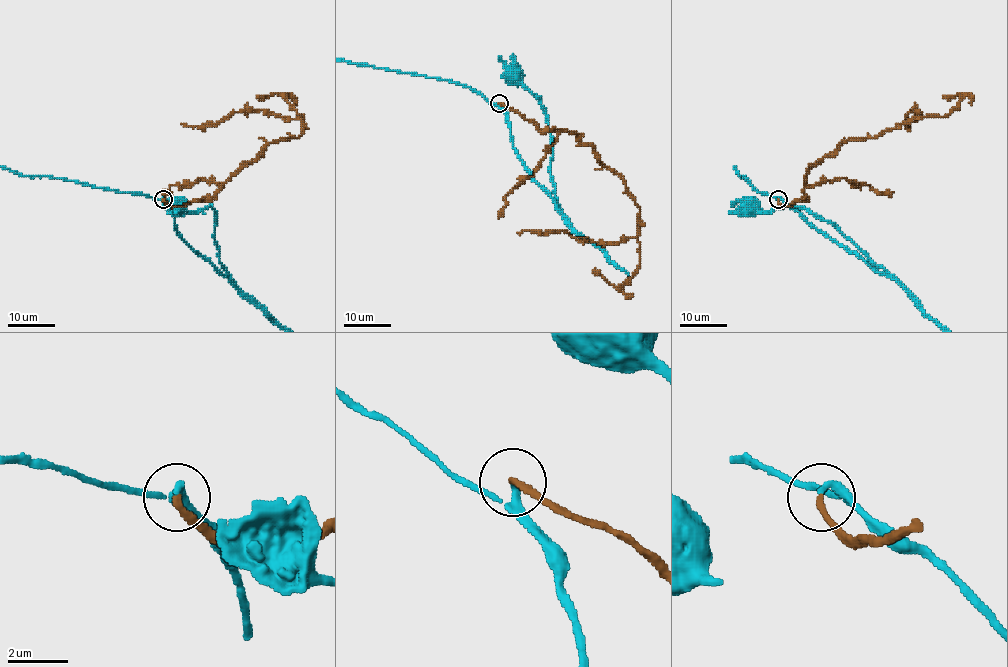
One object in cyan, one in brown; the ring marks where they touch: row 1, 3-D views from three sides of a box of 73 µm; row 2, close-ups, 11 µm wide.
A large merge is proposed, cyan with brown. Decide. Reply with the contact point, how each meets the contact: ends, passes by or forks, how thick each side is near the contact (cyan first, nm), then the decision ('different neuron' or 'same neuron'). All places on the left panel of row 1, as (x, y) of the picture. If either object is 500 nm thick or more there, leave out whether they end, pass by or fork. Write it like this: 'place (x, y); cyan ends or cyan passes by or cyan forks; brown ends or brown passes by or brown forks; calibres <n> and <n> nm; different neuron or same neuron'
place (163, 199); cyan passes by; brown ends; calibres 190 and 200 nm; same neuron

